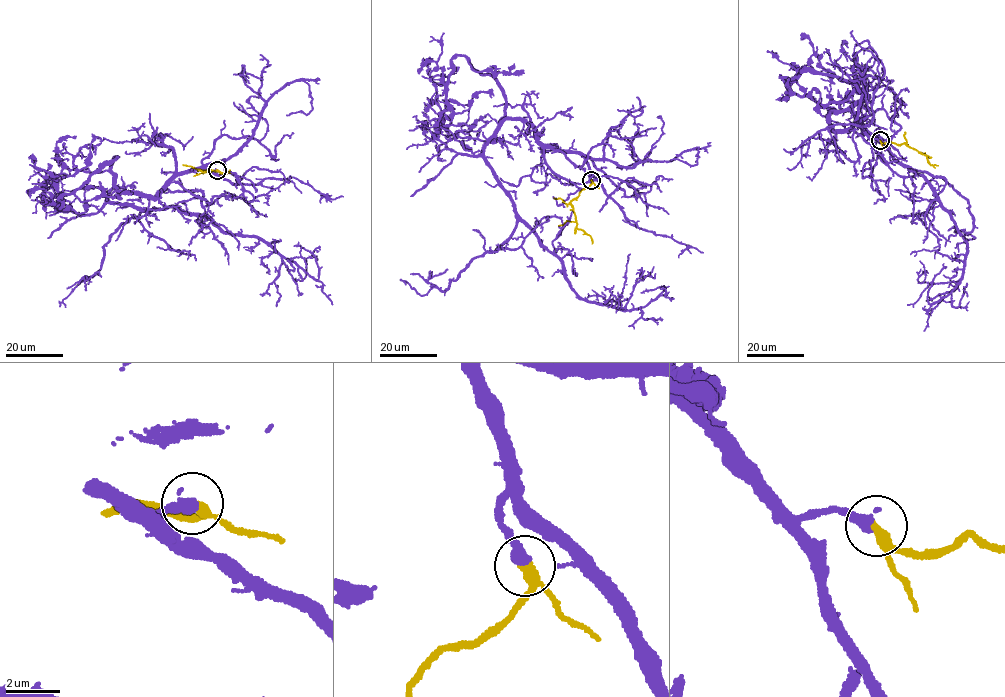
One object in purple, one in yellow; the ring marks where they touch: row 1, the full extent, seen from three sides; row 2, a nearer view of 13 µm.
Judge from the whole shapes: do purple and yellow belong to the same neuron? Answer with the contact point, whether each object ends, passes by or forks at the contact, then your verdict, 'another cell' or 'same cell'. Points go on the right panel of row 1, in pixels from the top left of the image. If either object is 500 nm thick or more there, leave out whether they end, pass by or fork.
place (880, 140); purple ends; yellow passes by; same cell

